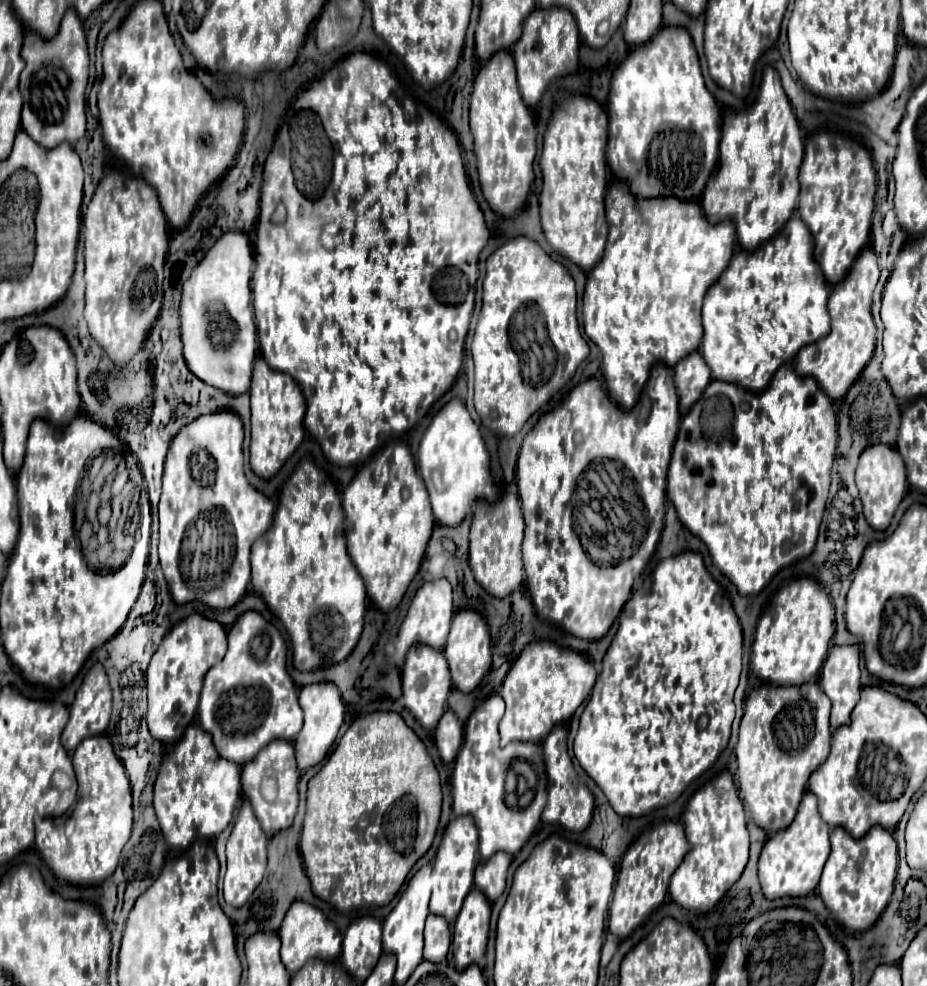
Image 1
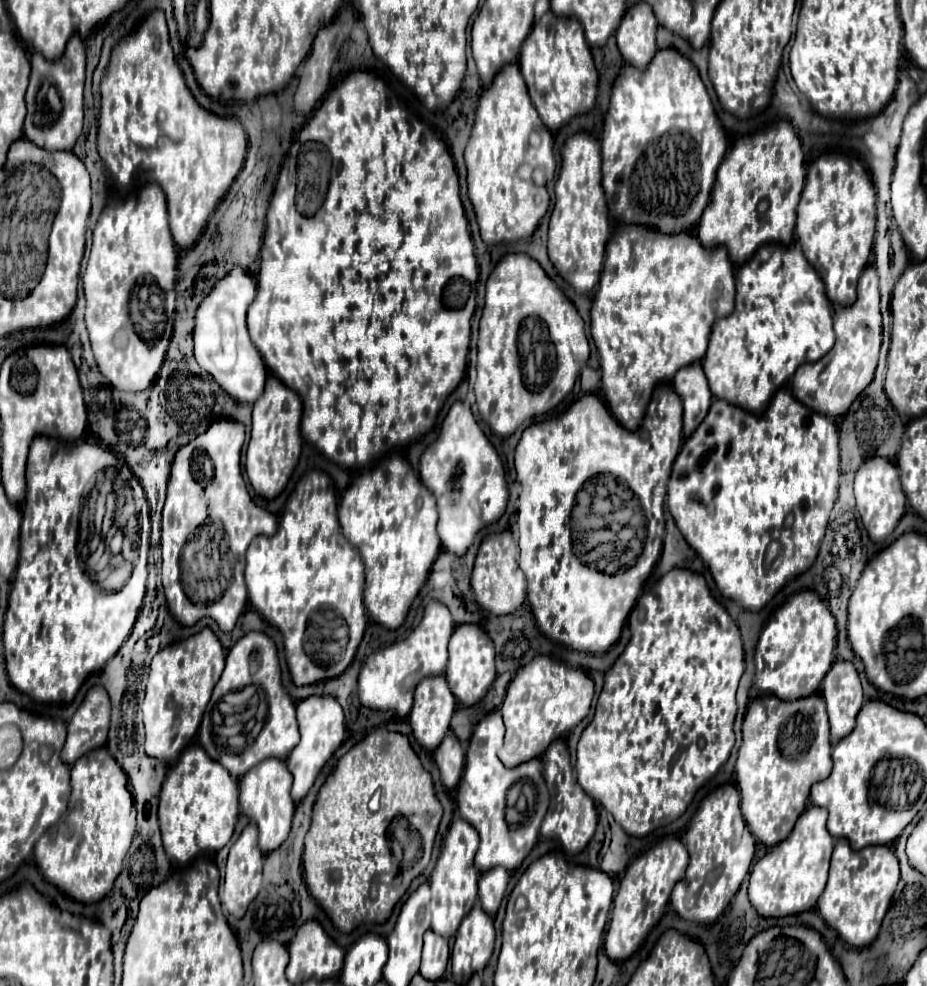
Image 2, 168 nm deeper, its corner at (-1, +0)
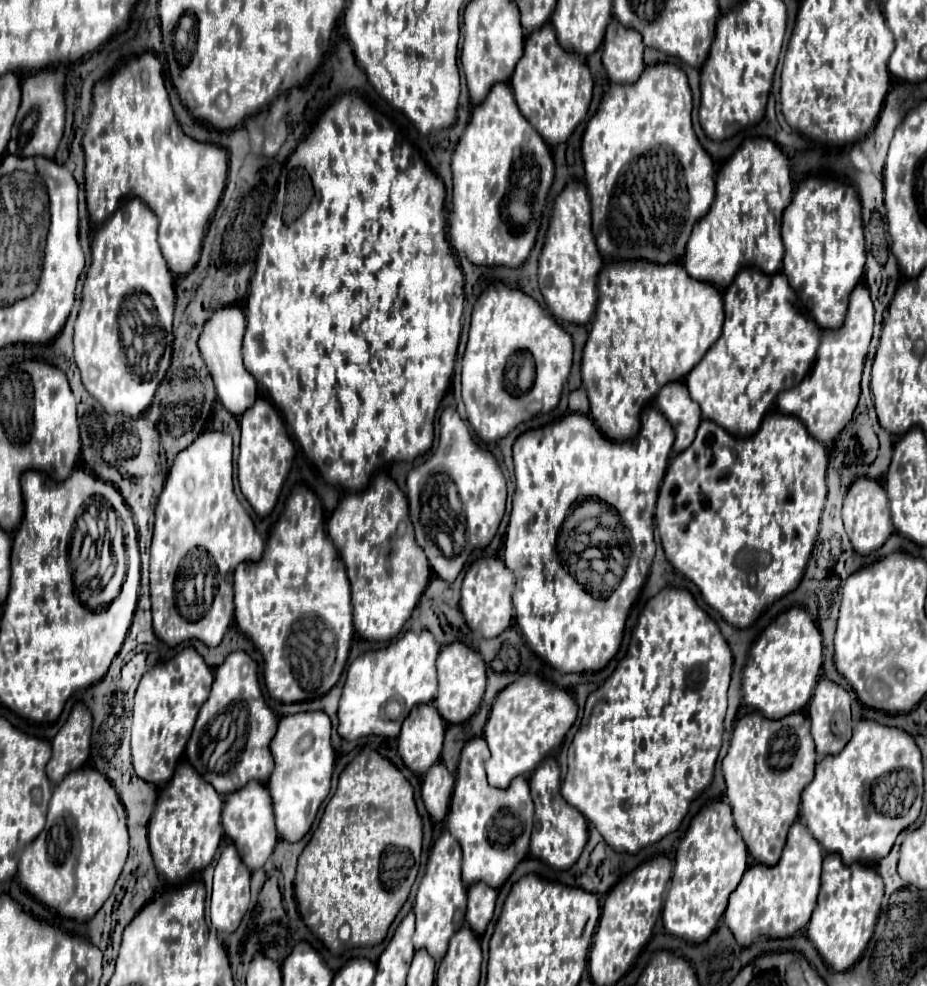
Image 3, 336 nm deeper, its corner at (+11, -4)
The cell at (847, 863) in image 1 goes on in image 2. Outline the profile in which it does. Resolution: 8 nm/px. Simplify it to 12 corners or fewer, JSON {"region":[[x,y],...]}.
{"region":[[837,839],[821,917],[853,947],[879,933],[899,881],[889,845]]}

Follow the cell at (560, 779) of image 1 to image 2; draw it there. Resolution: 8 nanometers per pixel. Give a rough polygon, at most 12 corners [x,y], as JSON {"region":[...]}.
{"region":[[563,739],[543,753],[549,811],[541,835],[579,853],[597,827]]}

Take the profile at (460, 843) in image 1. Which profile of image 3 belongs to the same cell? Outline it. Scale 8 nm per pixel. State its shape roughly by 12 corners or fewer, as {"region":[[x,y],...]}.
{"region":[[443,831],[415,907],[415,949],[441,961],[465,925],[461,847]]}

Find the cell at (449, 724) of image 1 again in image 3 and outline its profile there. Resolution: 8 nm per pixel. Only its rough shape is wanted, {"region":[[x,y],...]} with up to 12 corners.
{"region":[[443,763],[423,777],[421,797],[433,823],[445,819],[455,777]]}

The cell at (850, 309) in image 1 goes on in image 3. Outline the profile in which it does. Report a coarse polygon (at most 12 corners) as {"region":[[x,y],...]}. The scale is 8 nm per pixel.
{"region":[[867,287],[821,331],[811,373],[777,397],[821,443],[851,421],[873,335]]}

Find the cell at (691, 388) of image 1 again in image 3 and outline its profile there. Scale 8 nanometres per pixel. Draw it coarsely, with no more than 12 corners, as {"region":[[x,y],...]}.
{"region":[[667,383],[655,405],[675,427],[673,451],[693,443],[699,405],[685,383]]}

